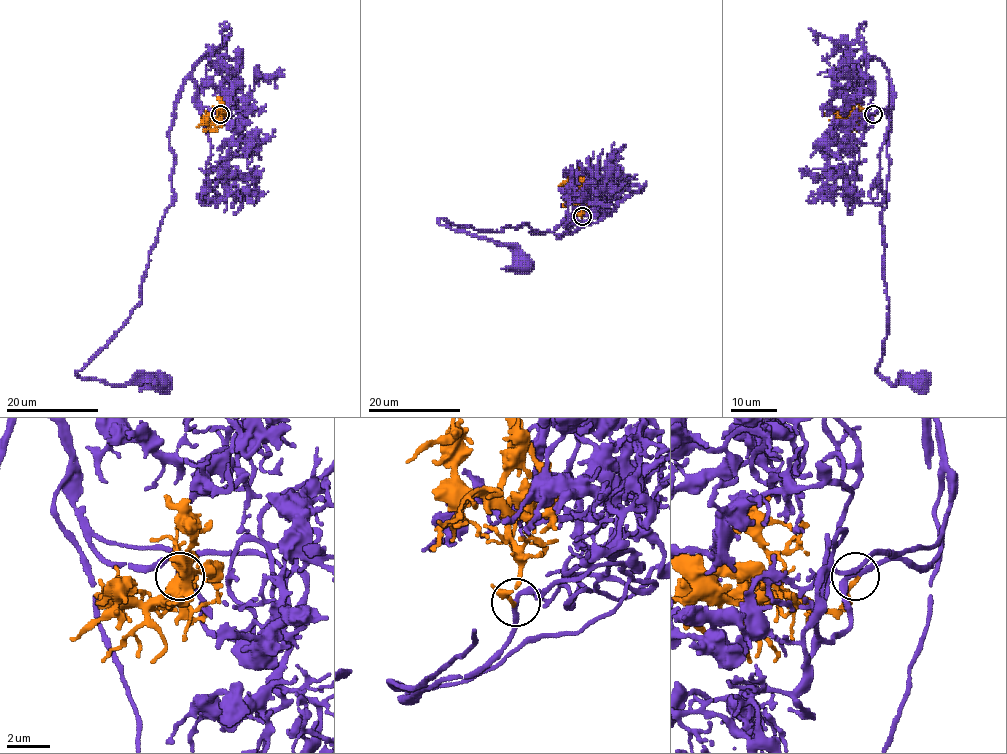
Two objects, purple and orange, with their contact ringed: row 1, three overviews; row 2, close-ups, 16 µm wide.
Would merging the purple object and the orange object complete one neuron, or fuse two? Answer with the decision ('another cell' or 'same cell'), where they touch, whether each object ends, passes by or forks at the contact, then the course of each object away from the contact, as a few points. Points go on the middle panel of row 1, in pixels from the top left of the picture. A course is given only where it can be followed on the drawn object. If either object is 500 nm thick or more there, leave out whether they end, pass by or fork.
same cell; at (582, 216); purple passes by; orange ends there; purple runs (582, 216), (577, 230), (560, 237), (531, 232), (527, 224), (482, 231), (438, 220), (508, 247), (519, 265); orange runs (582, 216), (579, 167)

